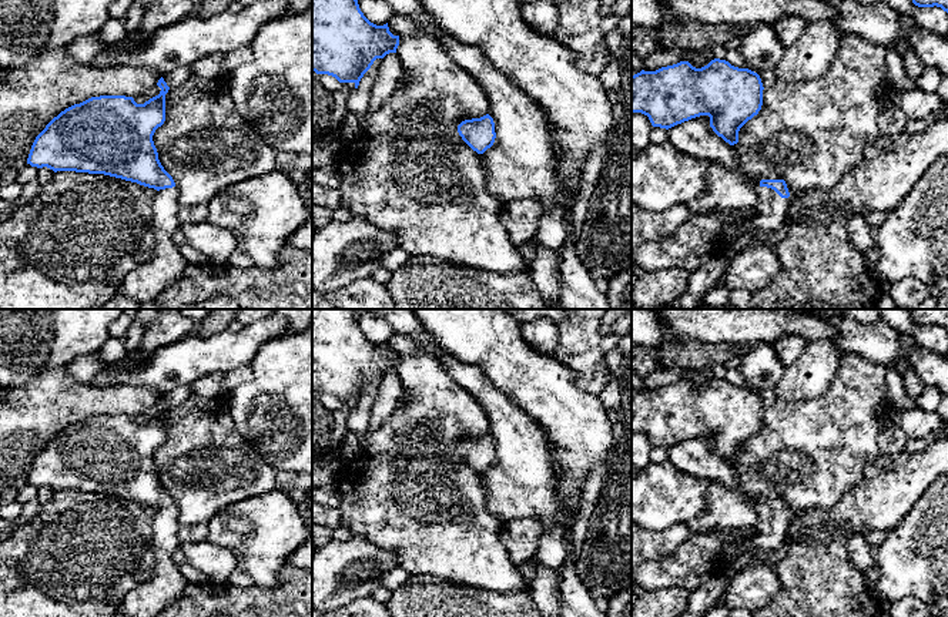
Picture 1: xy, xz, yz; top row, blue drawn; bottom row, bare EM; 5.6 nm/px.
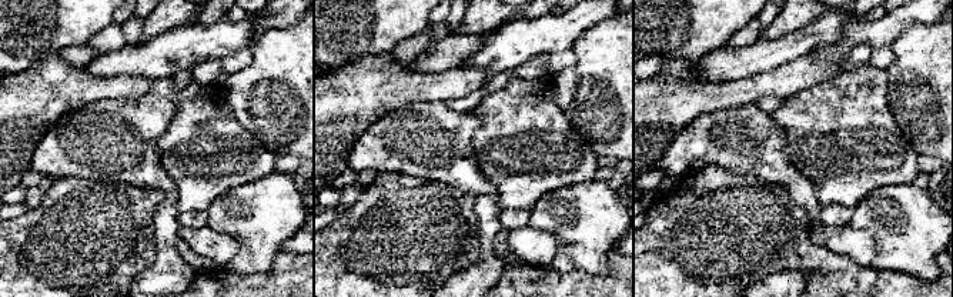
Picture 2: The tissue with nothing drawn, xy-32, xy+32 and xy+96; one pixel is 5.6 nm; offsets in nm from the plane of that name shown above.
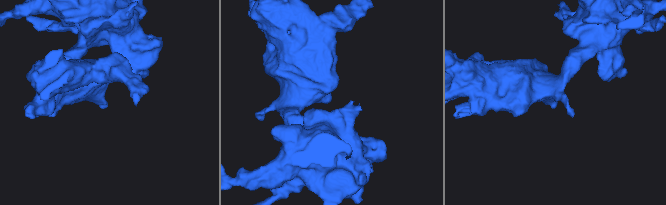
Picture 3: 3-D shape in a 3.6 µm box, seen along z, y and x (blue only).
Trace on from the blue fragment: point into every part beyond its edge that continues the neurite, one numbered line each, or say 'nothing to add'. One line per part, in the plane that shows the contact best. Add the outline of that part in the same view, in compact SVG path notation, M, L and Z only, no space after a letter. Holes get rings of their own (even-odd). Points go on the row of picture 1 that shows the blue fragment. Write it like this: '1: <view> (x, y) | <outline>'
1: yz (754, 267) | M758 190L757 214L751 218L756 234L753 241L723 271L720 281L727 291L744 288L757 292L766 288L780 272L777 247L770 245L764 237L780 231L785 224L787 199L774 190Z

